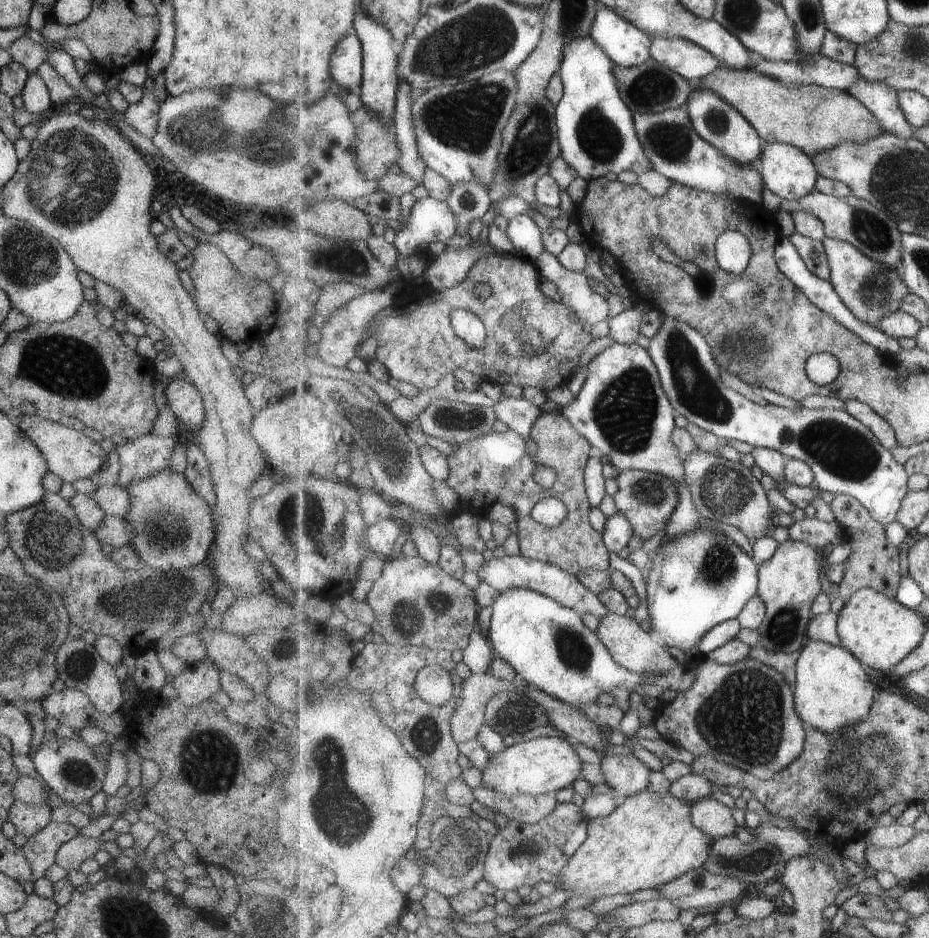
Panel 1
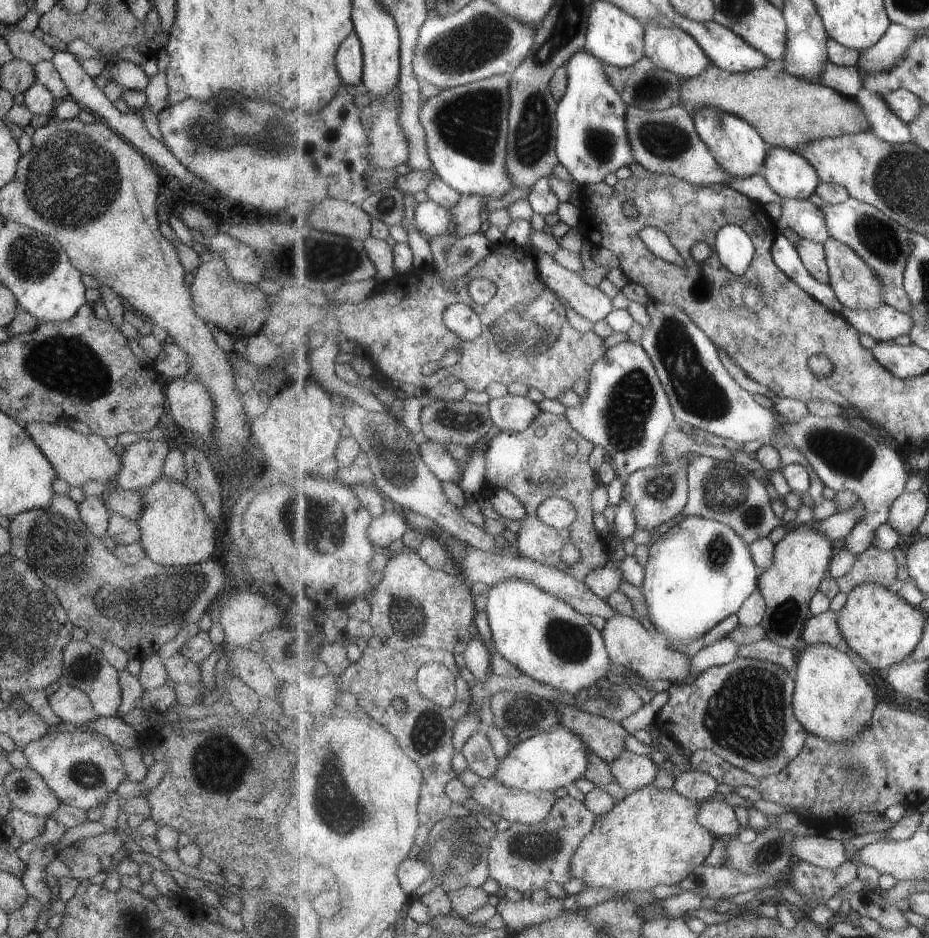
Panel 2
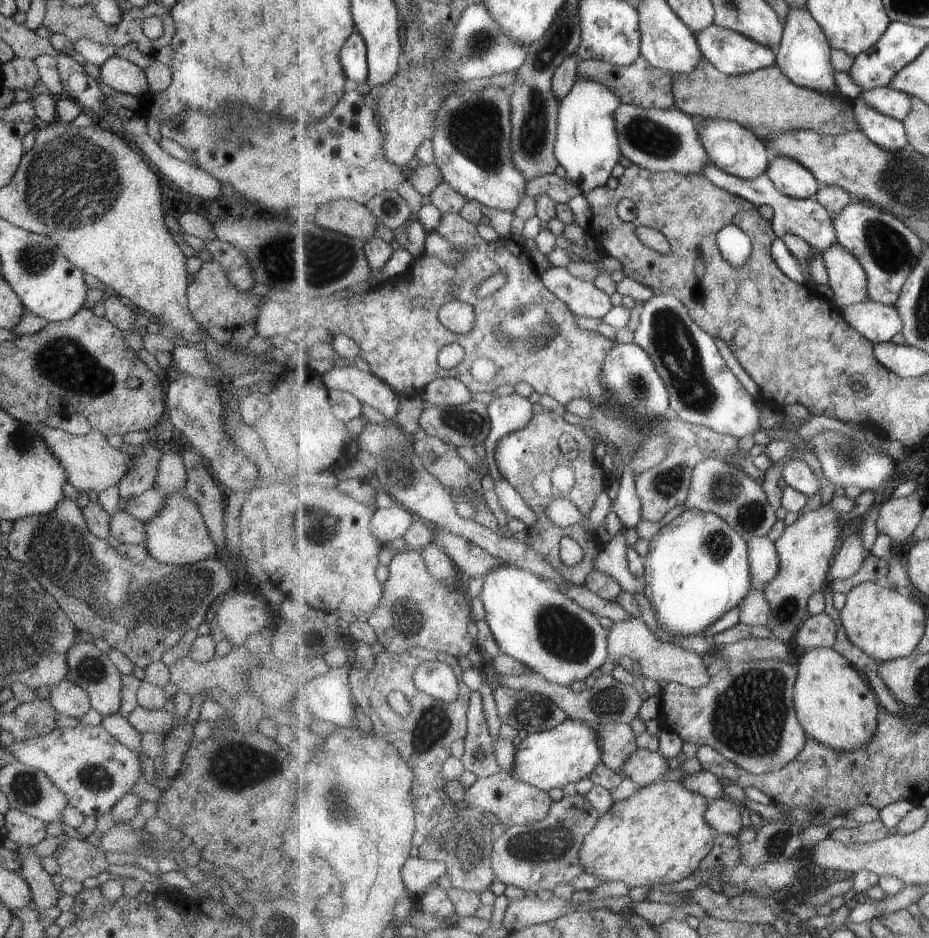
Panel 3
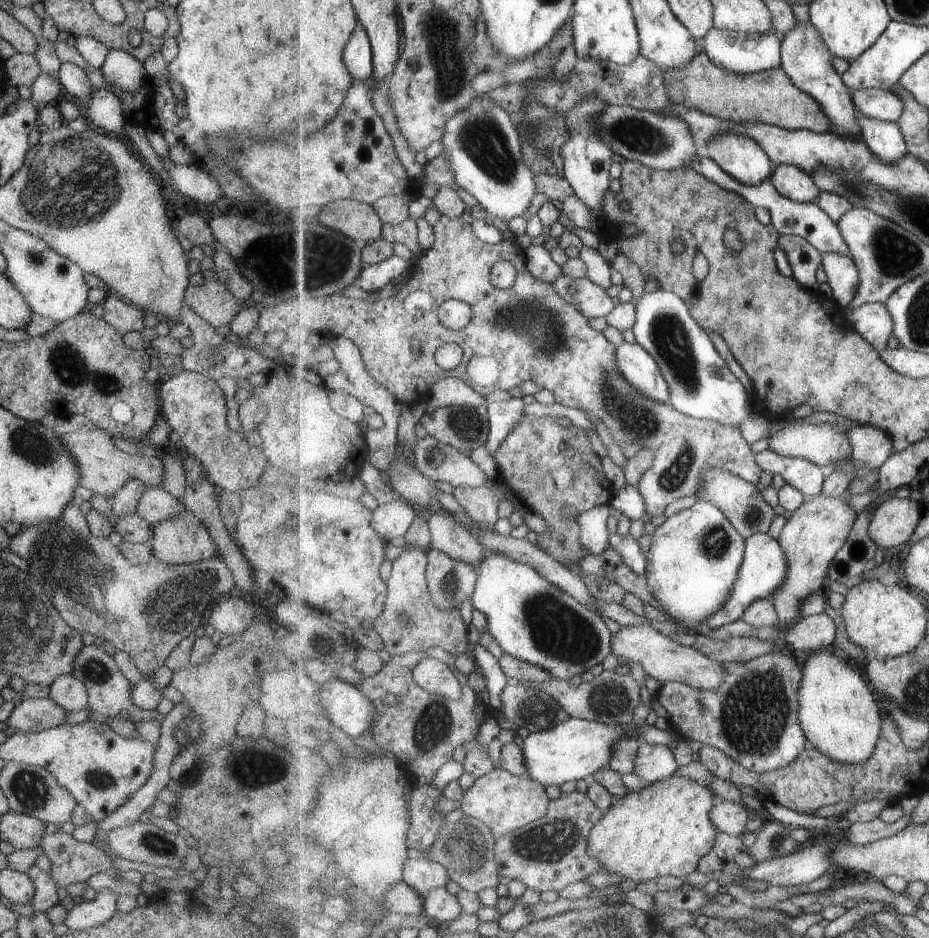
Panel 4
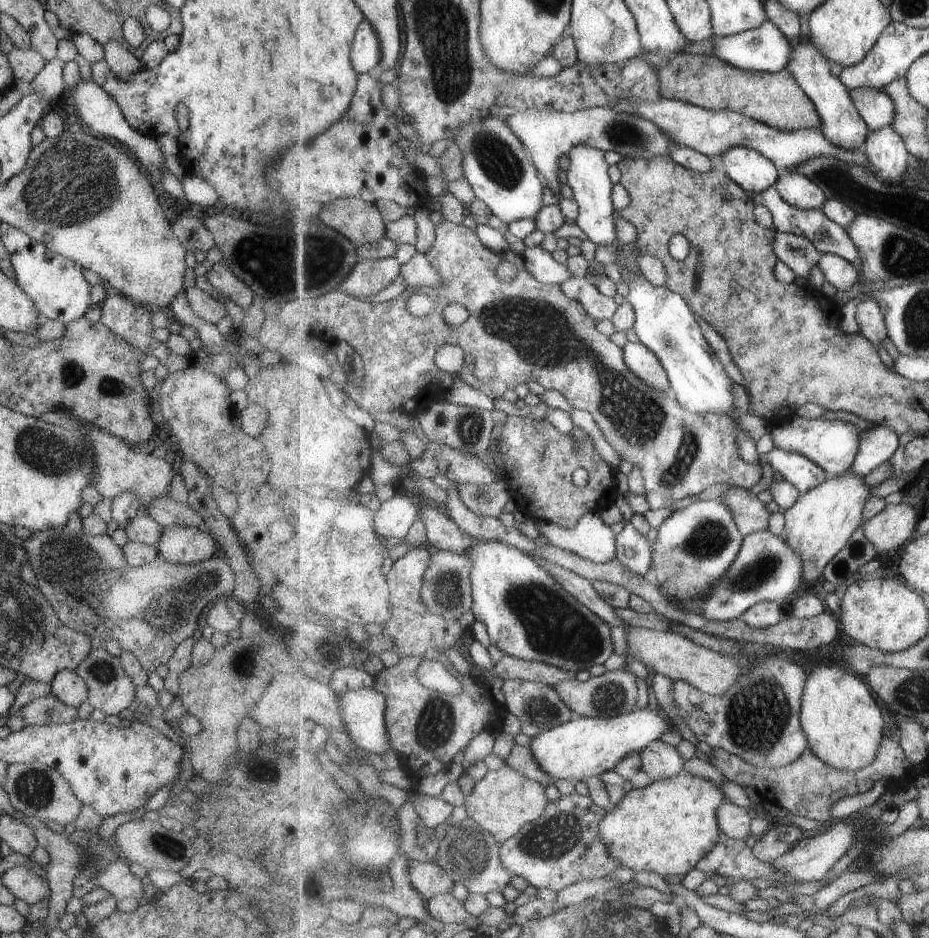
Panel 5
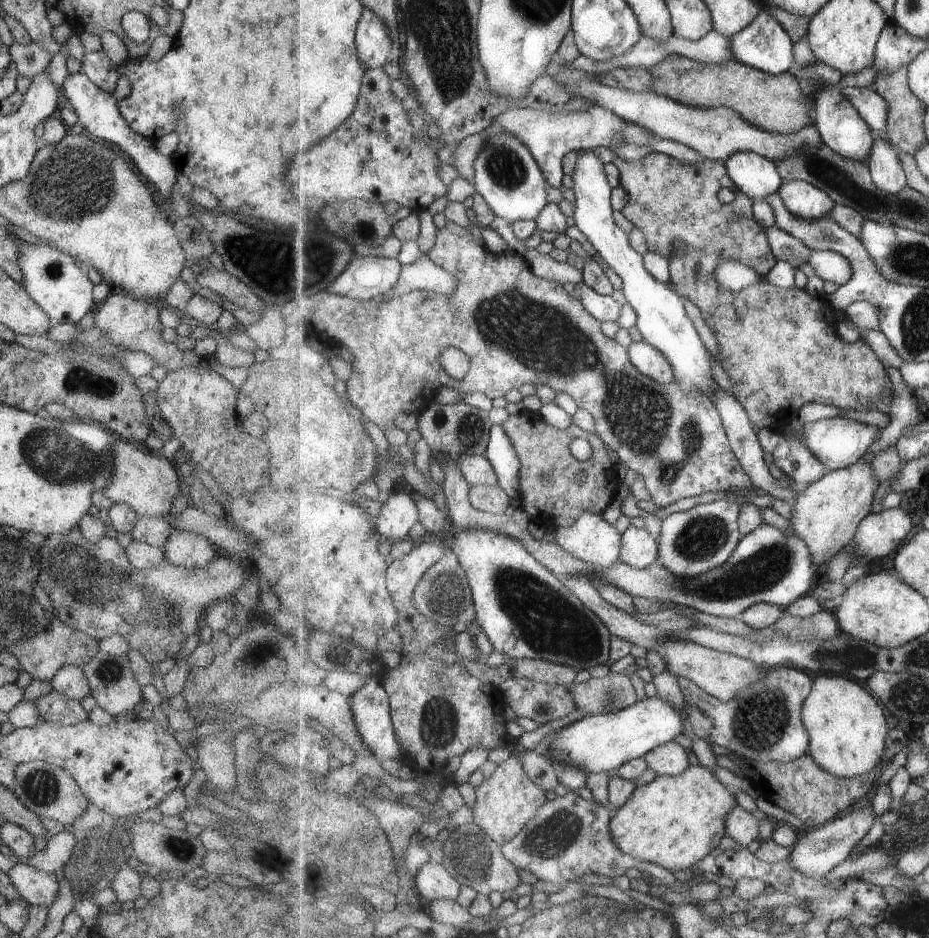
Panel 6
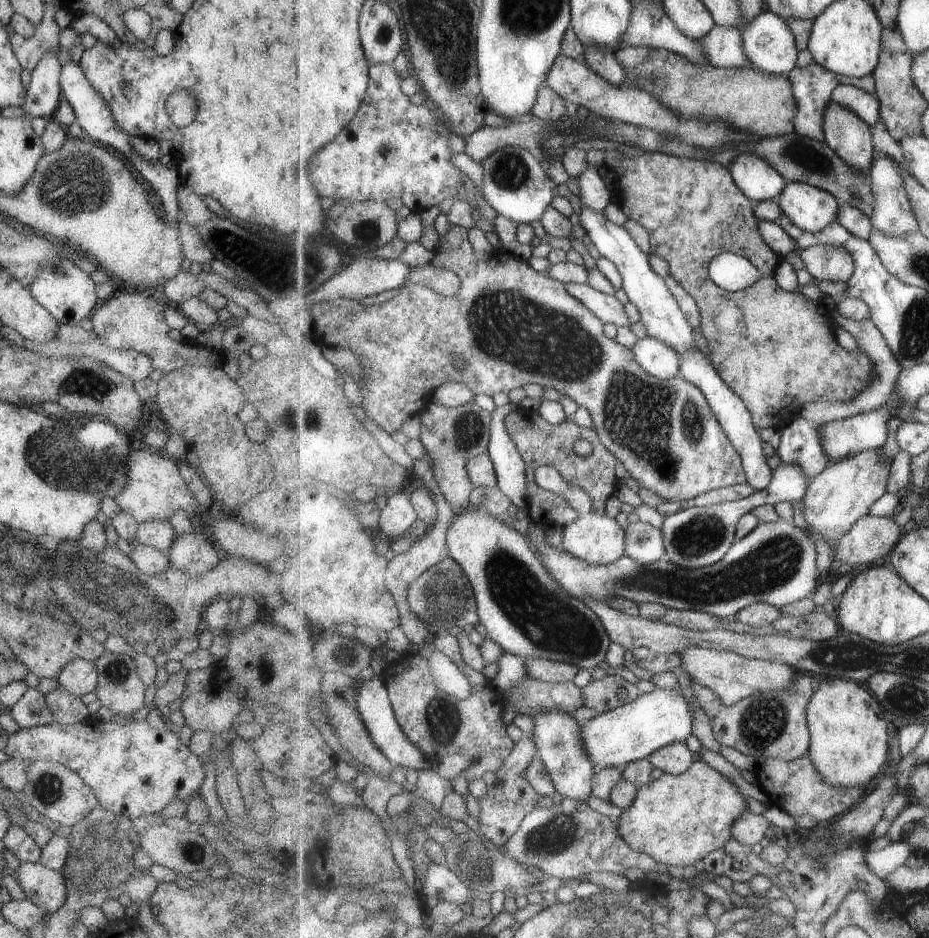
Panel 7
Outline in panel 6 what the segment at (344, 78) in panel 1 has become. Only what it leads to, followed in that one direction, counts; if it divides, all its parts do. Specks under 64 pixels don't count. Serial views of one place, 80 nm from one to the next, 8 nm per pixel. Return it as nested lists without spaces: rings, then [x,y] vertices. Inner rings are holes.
[[[366,8],[363,12],[356,38],[359,58],[365,71],[383,67],[391,61],[395,40],[391,38],[387,22],[383,22],[383,18],[371,8]]]

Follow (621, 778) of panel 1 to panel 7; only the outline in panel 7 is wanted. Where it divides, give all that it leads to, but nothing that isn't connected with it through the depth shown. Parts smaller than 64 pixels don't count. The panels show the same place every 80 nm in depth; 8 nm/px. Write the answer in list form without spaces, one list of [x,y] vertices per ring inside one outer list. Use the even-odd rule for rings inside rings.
[[[683,741],[663,746],[662,749],[651,754],[648,760],[654,768],[673,775],[684,774],[695,763],[693,752],[687,748],[687,744]]]

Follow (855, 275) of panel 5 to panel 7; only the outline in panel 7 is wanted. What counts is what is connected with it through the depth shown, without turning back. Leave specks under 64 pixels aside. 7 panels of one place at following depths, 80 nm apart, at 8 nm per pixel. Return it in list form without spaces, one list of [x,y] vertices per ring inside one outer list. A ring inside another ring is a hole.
[[[815,244],[799,256],[814,279],[849,282],[855,274],[855,258],[843,246]]]

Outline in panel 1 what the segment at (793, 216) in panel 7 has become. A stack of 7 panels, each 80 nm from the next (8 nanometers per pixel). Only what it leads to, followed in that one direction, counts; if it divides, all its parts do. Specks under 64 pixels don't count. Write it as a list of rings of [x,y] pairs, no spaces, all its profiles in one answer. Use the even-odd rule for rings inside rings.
[[[765,143],[760,161],[765,187],[781,199],[799,200],[818,184],[820,172],[814,159],[799,147]]]

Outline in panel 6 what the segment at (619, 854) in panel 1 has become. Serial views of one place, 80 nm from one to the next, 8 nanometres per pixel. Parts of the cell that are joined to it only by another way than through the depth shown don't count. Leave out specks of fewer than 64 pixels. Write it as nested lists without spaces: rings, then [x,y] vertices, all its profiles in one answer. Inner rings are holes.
[[[697,764],[685,773],[659,775],[653,782],[639,785],[629,802],[614,811],[611,832],[628,855],[679,872],[691,869],[720,845],[727,836],[727,816],[737,805],[736,791],[727,790],[713,770]]]

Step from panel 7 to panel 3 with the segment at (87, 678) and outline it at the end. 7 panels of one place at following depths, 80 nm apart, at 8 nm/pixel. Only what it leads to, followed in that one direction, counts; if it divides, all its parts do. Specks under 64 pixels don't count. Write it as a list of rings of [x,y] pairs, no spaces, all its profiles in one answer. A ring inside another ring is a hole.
[[[66,679],[57,682],[51,688],[47,700],[59,715],[71,716],[71,718],[81,719],[91,708],[85,690]]]

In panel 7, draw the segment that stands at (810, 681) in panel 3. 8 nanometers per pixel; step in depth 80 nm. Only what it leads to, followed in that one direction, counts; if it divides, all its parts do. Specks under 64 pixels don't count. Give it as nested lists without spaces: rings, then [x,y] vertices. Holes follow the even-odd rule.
[[[841,678],[825,679],[819,683],[818,689],[813,694],[813,700],[807,706],[807,721],[812,735],[808,754],[819,774],[823,776],[823,782],[839,788],[861,786],[861,788],[868,789],[873,786],[883,773],[884,766],[888,763],[887,754],[889,755],[890,752],[890,733],[887,732],[887,728],[891,722],[887,722],[883,710],[880,701],[864,684]]]

